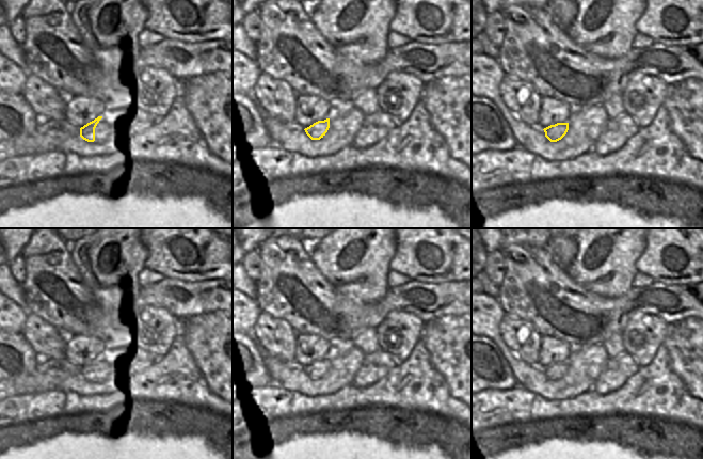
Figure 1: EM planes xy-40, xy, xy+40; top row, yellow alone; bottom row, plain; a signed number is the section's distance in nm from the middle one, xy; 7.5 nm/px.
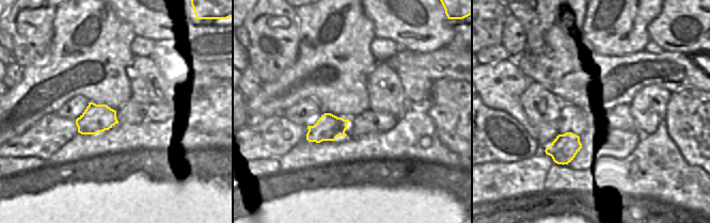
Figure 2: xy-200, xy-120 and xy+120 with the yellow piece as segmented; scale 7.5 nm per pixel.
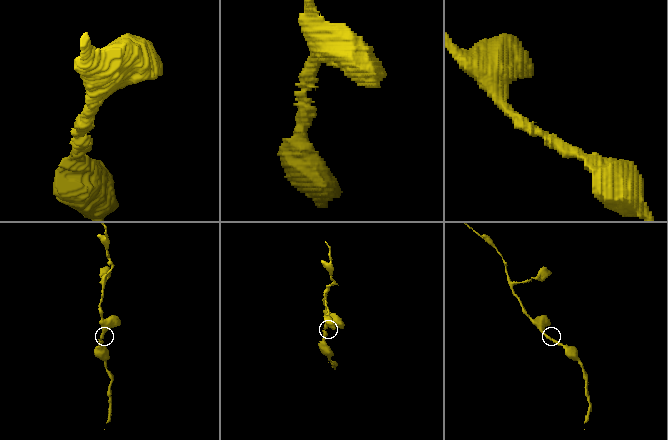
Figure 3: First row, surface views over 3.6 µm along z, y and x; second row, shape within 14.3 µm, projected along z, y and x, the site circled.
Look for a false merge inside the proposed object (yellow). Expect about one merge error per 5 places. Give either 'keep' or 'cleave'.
keep

